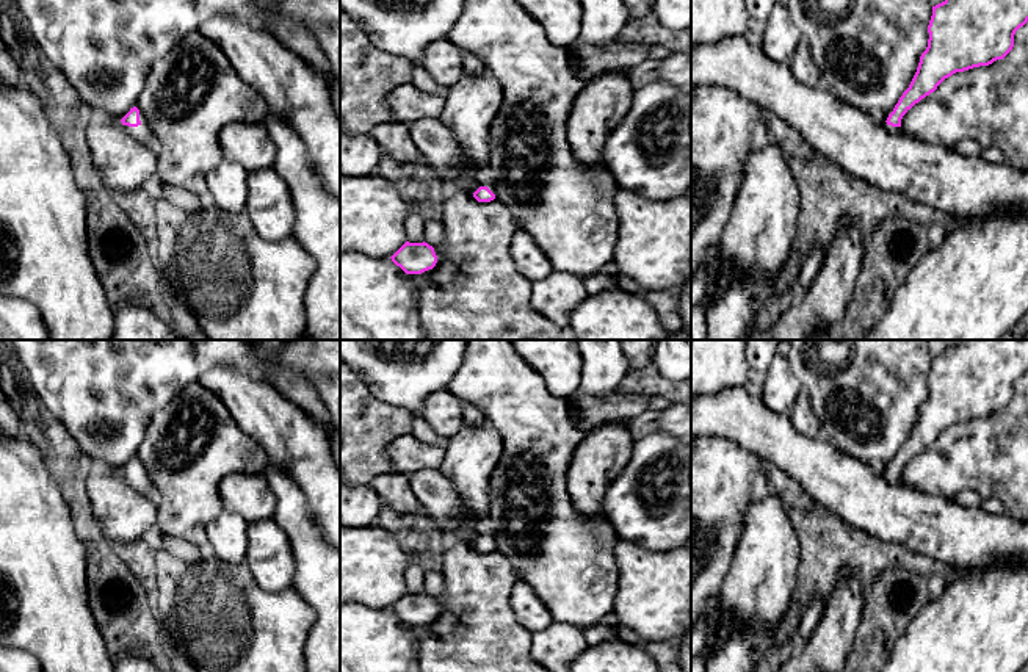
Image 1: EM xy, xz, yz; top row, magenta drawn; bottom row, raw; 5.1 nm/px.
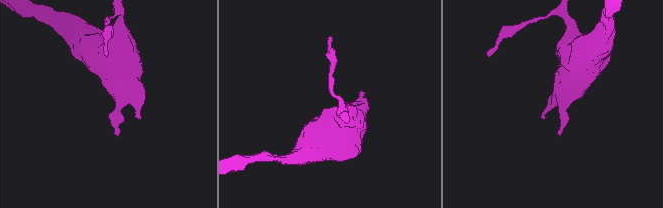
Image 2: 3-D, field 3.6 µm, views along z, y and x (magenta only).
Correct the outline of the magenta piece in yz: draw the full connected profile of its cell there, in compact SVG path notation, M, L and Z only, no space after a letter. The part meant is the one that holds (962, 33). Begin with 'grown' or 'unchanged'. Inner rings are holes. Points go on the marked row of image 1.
grown | M945 0L932 6L928 25L928 47L920 56L917 72L893 111L881 117L881 125L896 133L903 116L921 99L956 72L989 66L1003 60L1014 47L1015 31L1028 22L1028 0Z

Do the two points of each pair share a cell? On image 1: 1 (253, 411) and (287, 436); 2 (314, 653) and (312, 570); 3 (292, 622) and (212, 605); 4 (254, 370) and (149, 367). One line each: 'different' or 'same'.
1: same
2: same
3: same
4: same

